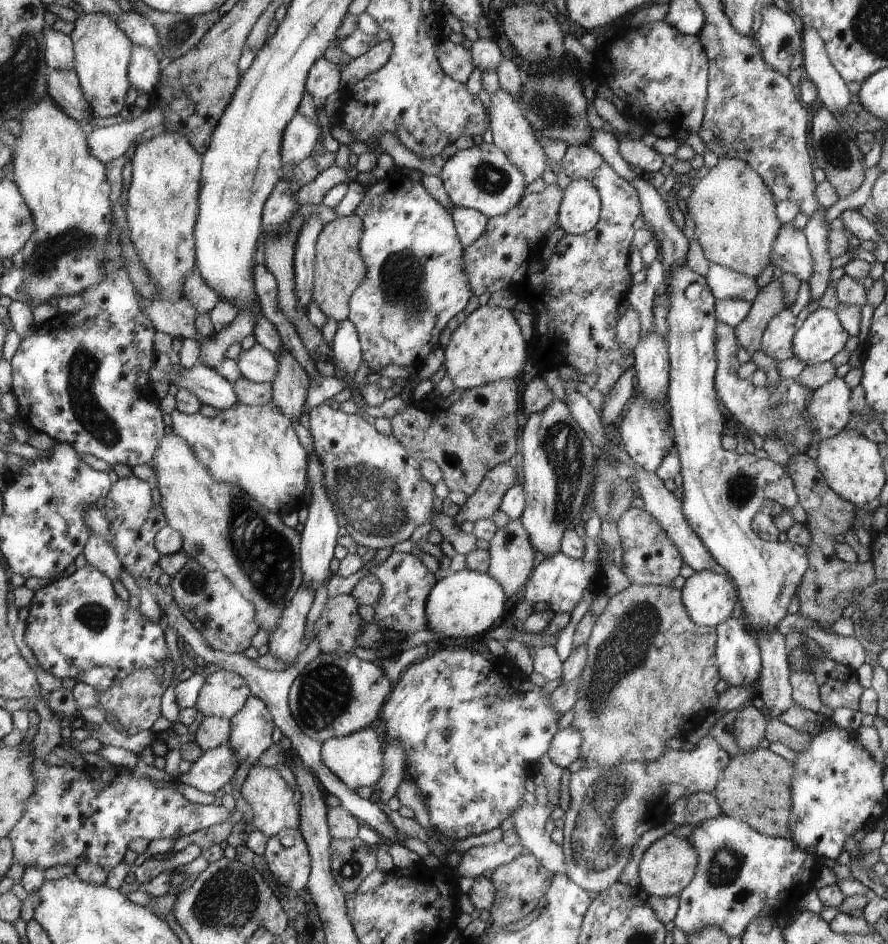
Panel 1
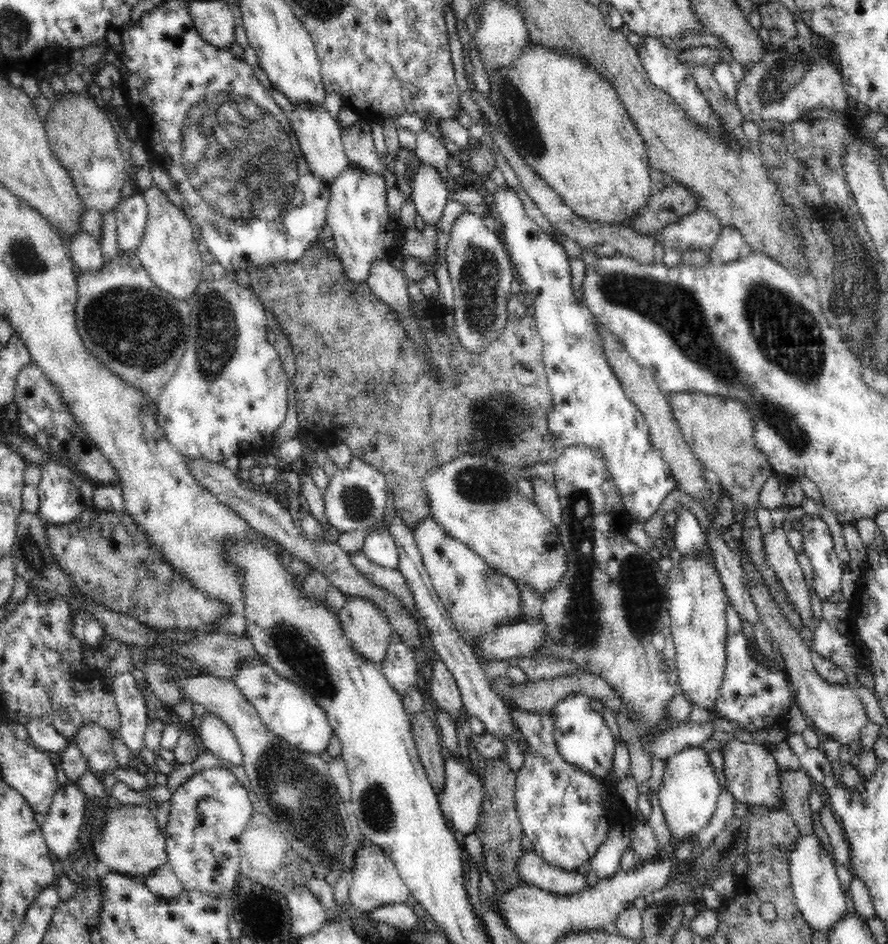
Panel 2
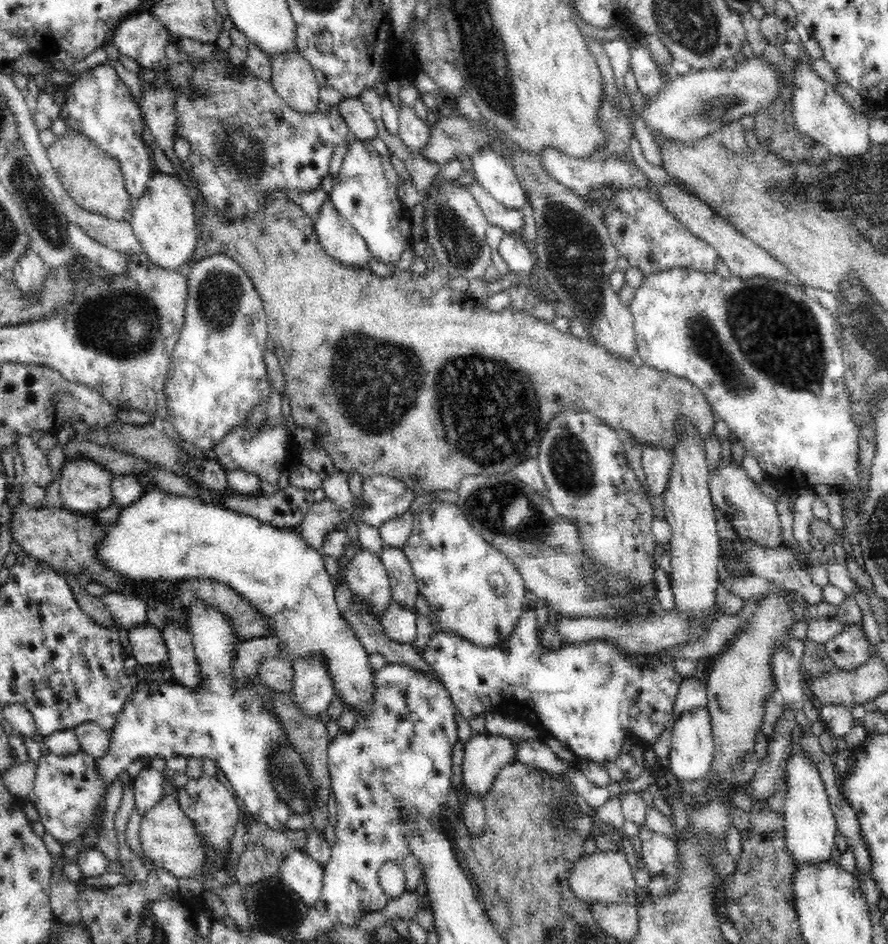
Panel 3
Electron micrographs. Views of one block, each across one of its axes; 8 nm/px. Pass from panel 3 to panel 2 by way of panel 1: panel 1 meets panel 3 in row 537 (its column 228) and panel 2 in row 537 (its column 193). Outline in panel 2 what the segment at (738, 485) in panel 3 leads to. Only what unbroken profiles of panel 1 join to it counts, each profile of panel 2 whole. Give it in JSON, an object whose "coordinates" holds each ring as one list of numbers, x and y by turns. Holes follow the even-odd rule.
{"coordinates":[[789,526,775,528,770,534,763,536,766,560,775,570,779,584,785,590,790,605,793,605,803,626,815,630,819,622,812,611,806,578,796,560,796,552,788,542,788,529]]}

